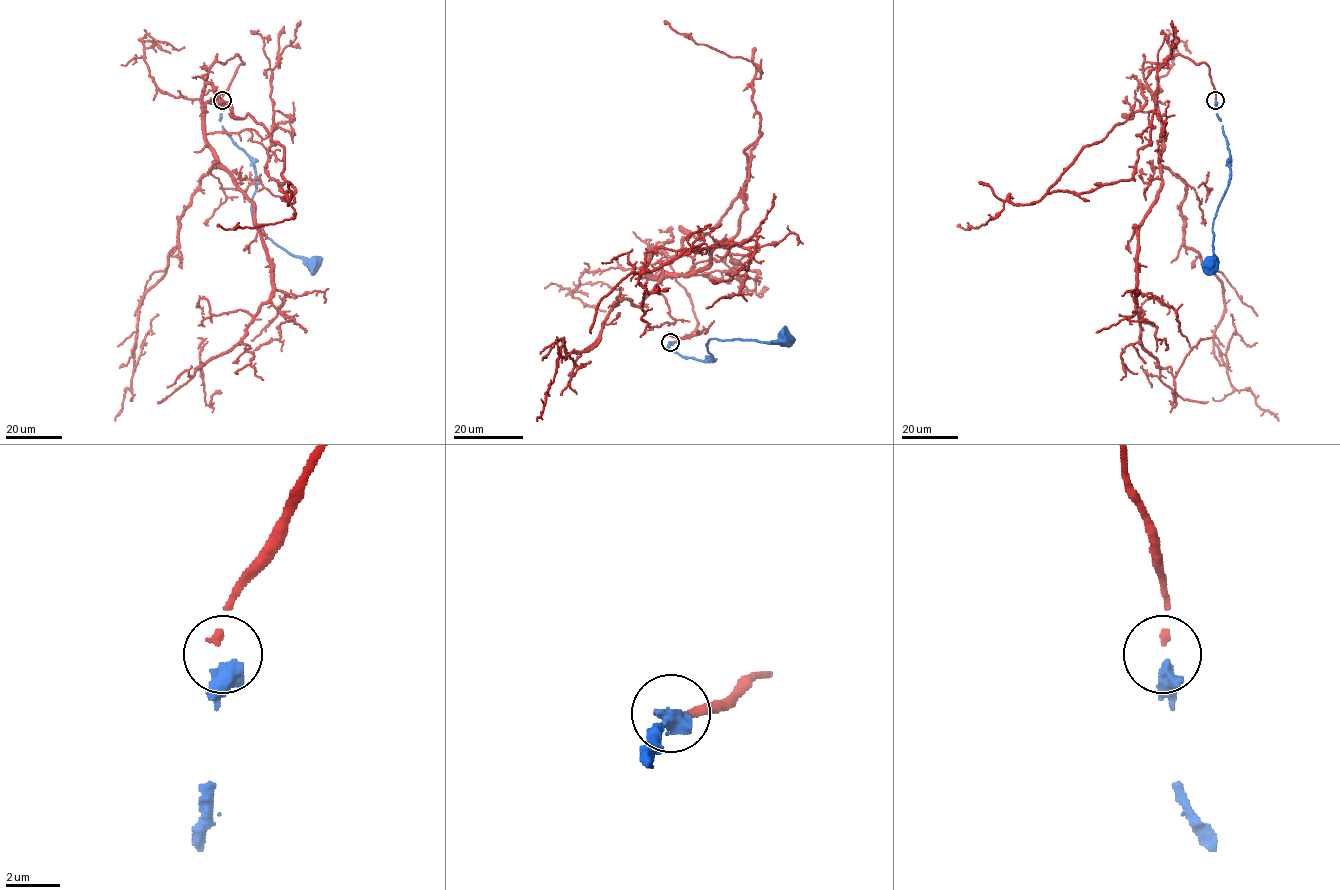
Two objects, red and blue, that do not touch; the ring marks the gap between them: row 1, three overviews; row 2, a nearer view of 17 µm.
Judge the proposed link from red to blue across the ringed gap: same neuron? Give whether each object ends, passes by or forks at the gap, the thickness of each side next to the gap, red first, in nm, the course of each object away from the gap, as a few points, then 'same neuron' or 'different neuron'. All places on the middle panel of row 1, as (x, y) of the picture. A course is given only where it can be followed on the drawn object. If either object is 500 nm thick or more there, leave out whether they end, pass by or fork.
calibres 240 and 650 nm; course red (670, 342), (696, 318), (653, 252), (642, 305), (616, 303), (587, 350), (562, 341), (536, 420); course blue (670, 342), (668, 349), (670, 351), (712, 361), (706, 345), (710, 339), (776, 341), (785, 337); same neuron

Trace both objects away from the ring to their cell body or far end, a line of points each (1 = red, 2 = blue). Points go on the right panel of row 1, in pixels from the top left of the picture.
1: (1215, 99), (1204, 62), (1144, 62), (1184, 244), (1222, 284), (1214, 343), (1278, 421)
2: (1215, 101), (1216, 113), (1229, 151), (1230, 177), (1212, 225), (1215, 258), (1211, 263)

